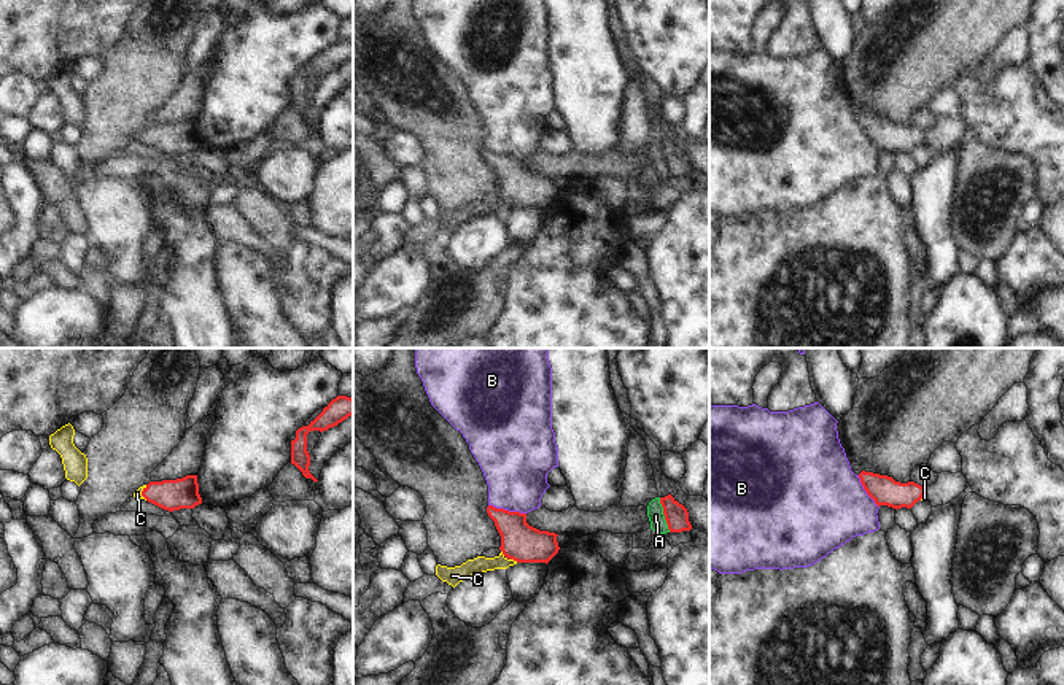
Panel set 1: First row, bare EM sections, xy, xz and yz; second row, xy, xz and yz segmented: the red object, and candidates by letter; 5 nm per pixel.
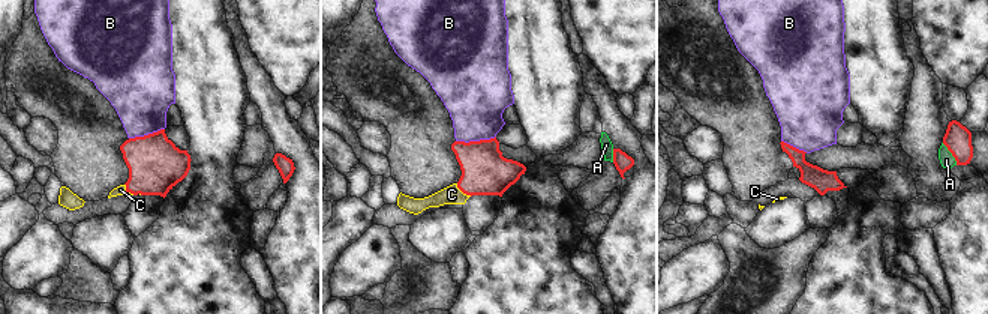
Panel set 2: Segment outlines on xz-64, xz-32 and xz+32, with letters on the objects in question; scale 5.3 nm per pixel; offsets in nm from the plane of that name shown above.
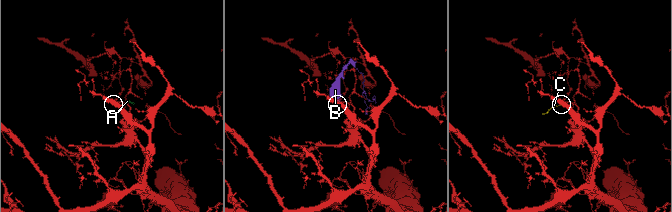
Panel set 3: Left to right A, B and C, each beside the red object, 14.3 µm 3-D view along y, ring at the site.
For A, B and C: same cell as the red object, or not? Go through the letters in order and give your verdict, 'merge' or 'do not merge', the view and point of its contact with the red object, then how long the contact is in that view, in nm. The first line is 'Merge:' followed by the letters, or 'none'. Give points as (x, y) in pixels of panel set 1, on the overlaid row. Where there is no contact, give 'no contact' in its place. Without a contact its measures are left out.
Merge: C
A: do not merge; contact xz (664, 514); length 190 nm
B: do not merge; contact xz (508, 510); length 200 nm
C: merge; contact xz (514, 560); length 50 nm

